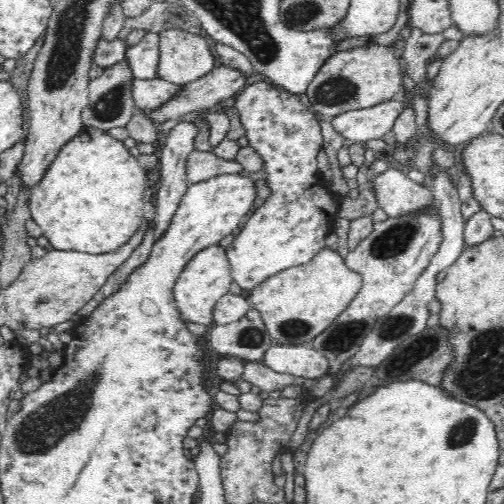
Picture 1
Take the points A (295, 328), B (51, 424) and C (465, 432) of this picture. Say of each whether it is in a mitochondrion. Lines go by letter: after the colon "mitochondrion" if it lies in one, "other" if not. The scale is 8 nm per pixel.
A: mitochondrion
B: mitochondrion
C: mitochondrion

